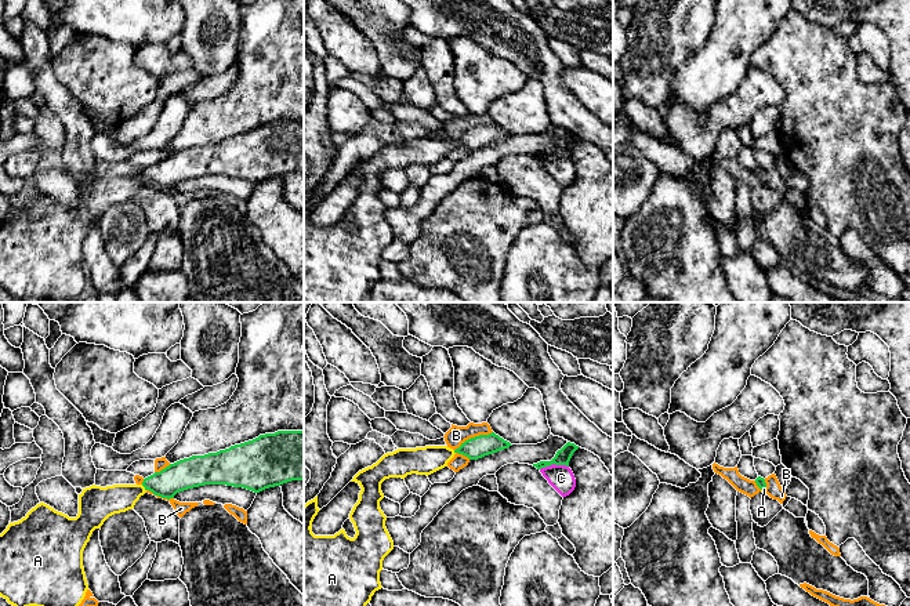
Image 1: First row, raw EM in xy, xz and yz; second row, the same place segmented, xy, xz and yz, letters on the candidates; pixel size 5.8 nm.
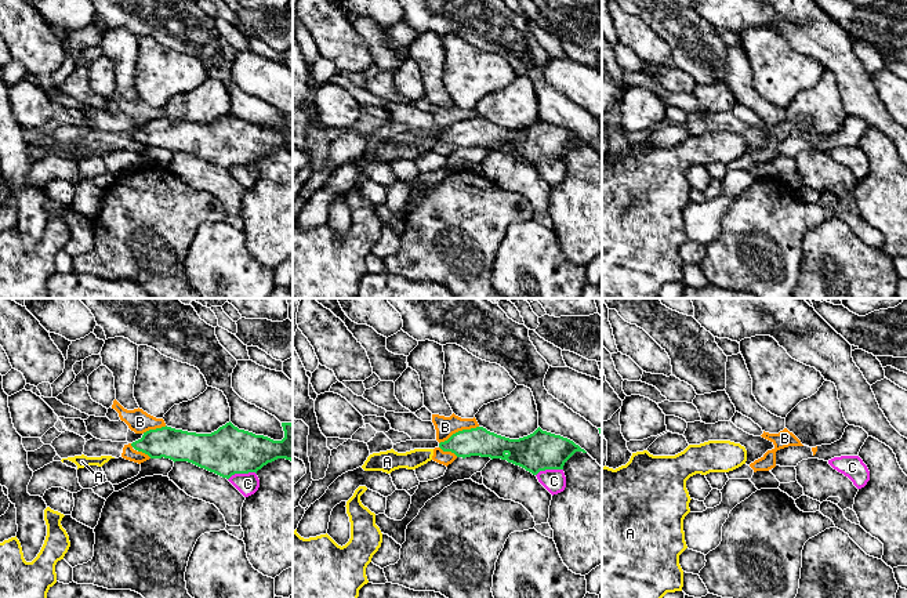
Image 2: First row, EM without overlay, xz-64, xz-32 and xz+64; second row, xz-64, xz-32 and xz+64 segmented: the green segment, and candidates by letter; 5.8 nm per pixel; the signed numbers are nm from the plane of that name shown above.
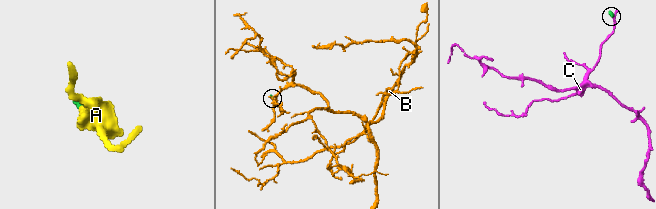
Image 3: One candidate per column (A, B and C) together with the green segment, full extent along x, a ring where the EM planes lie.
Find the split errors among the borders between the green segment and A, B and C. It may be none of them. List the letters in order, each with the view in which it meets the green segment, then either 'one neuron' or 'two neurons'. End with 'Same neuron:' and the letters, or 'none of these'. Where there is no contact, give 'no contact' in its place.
A: xy | one neuron
B: xz | two neurons
C: xz | two neurons
Same neuron: A

